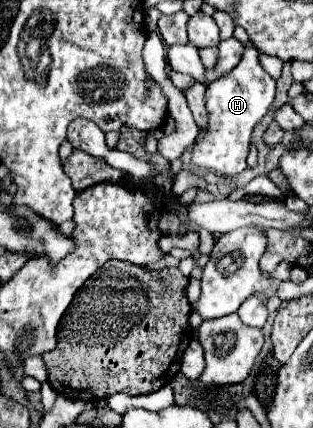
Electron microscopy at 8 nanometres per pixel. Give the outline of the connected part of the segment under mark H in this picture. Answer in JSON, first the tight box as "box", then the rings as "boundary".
{"box":[193,27,275,173],"boundary":[[[235,27],[235,39],[245,45],[245,53],[231,73],[213,81],[207,87],[209,129],[199,131],[197,145],[193,149],[193,163],[213,173],[241,173],[247,167],[253,127],[271,109],[271,103],[275,99],[275,79],[261,67],[259,51],[253,45],[249,45],[245,29]]]}

